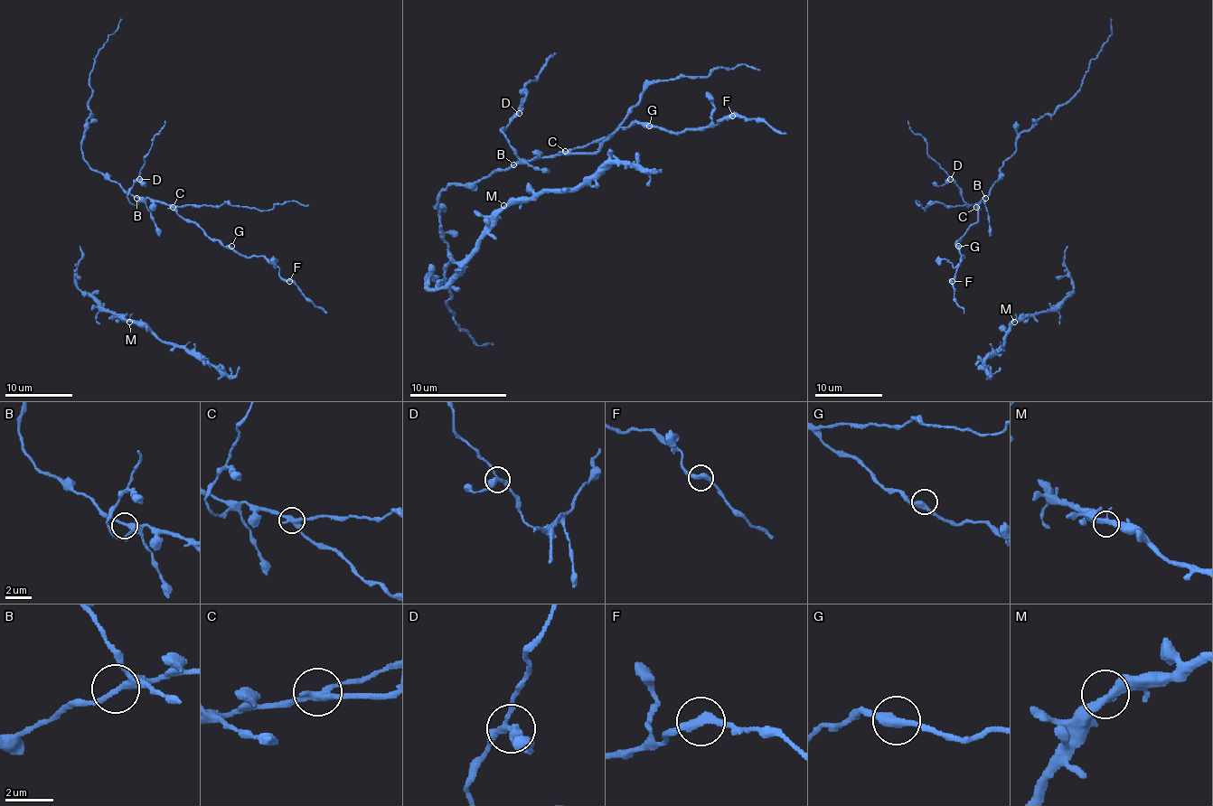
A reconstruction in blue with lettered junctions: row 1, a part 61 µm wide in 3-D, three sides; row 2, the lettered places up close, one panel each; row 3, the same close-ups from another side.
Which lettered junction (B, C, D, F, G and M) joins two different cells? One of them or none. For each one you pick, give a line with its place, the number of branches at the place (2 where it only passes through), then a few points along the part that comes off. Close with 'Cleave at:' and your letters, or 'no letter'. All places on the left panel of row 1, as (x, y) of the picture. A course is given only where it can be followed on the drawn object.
C: at (173, 207); 3 branches meet; foreign part runs (172, 206), (231, 205), (270, 210), (276, 205), (294, 201), (309, 205)
Cleave at: C

